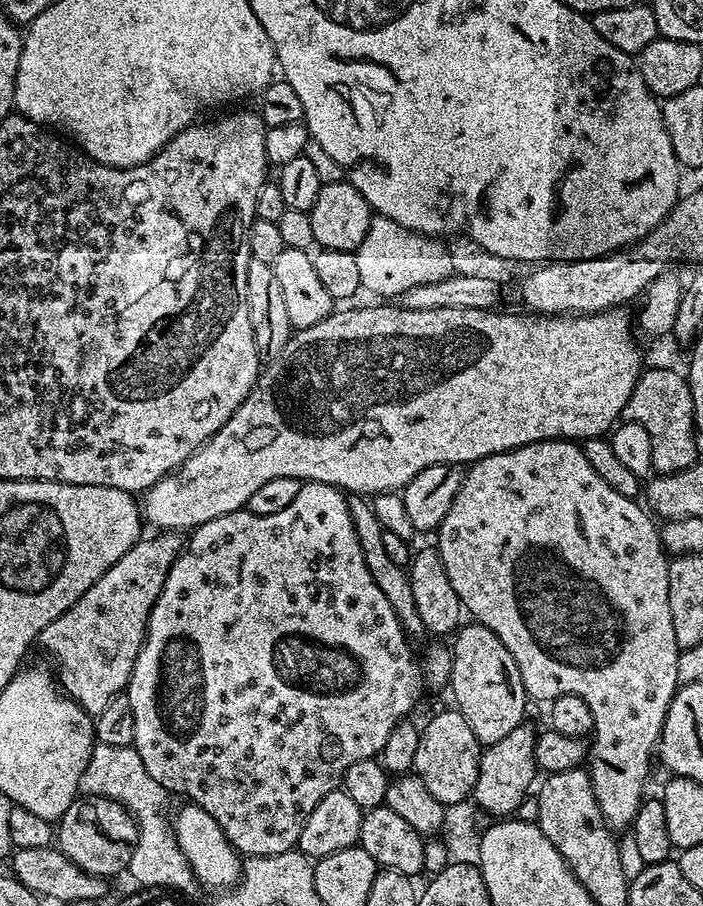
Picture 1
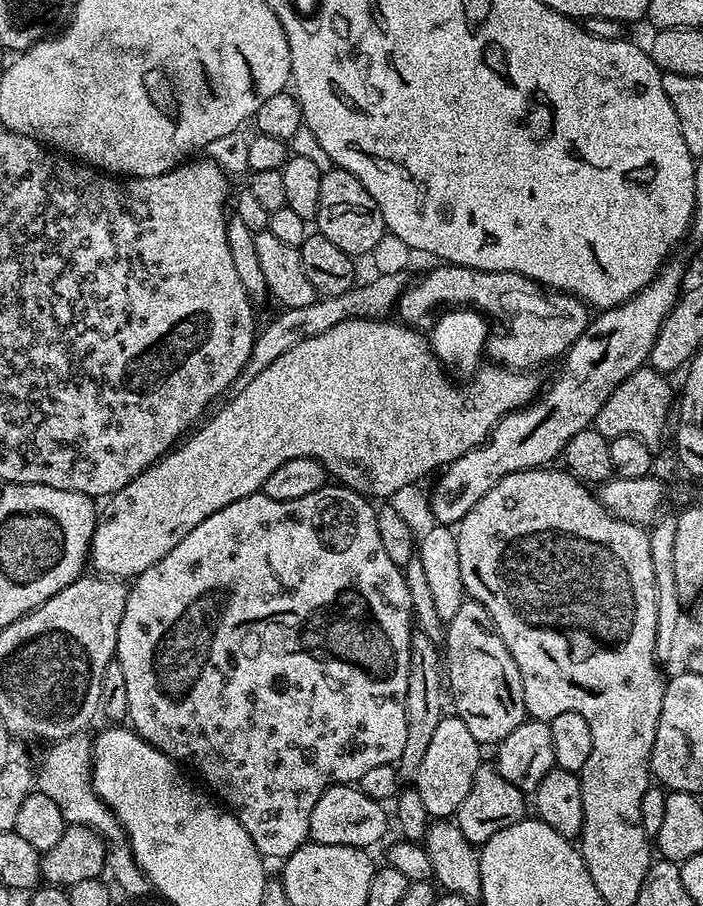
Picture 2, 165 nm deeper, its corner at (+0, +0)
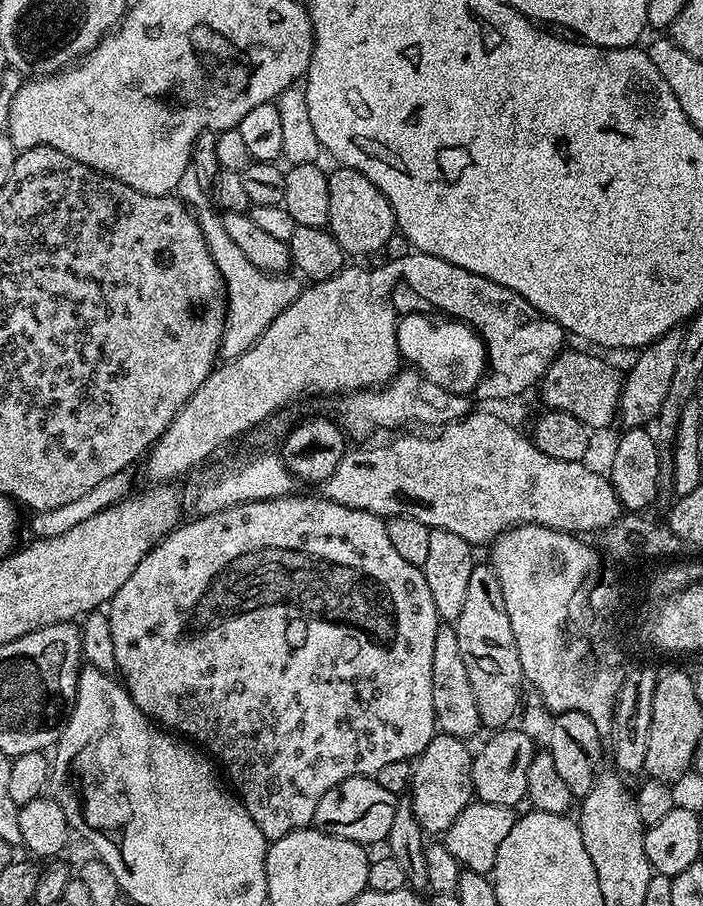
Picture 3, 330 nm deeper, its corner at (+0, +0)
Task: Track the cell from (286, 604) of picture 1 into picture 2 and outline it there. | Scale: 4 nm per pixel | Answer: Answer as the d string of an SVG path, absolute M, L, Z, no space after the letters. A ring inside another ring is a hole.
M325 486L322 490L314 490L314 494L306 494L303 498L294 498L294 502L278 502L278 498L265 496L263 491L258 491L252 496L238 498L238 502L230 502L218 514L210 514L206 522L198 522L166 558L154 562L150 570L146 570L142 575L135 577L131 581L126 598L126 610L122 614L122 622L118 626L118 642L116 643L115 659L122 666L122 675L126 678L126 698L130 702L128 707L128 720L132 731L136 732L150 746L162 750L172 760L181 765L193 768L210 787L213 788L215 799L233 816L238 818L238 822L250 834L254 846L260 851L261 857L280 856L287 858L294 854L309 839L310 830L310 810L314 810L314 802L322 798L324 791L335 784L356 784L374 766L386 766L396 764L402 758L402 750L405 749L406 739L406 698L407 698L407 678L410 677L411 662L411 640L414 633L414 617L412 615L412 603L410 602L410 590L406 590L406 578L404 569L399 564L395 564L386 555L386 549L382 547L382 538L378 535L378 522L376 521L376 508L373 507L365 497L354 491L352 488L343 486Z

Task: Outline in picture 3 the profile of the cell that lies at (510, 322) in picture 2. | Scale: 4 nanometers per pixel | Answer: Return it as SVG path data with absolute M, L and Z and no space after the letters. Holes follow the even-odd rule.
M415 250L385 263L381 268L346 266L334 274L334 278L309 283L298 294L298 298L294 298L294 302L290 302L290 306L286 306L286 310L282 310L274 322L270 322L262 338L258 338L258 342L254 342L246 354L213 368L206 382L202 382L202 386L185 402L182 410L178 410L168 429L157 438L147 453L148 476L152 479L149 481L176 481L178 476L198 467L203 460L210 459L223 444L258 427L267 416L274 415L279 408L294 403L307 392L347 394L387 385L402 368L399 348L391 331L406 314L437 308L440 311L437 313L463 321L475 329L484 341L487 352L487 367L474 391L476 396L480 395L484 400L512 400L522 395L527 388L535 389L556 355L565 347L566 333L561 324L544 316L537 308L531 308L521 296L514 294L514 290L506 290L506 286L498 286L498 282L482 278L482 274L470 274L470 270L462 266L454 266L442 258Z

